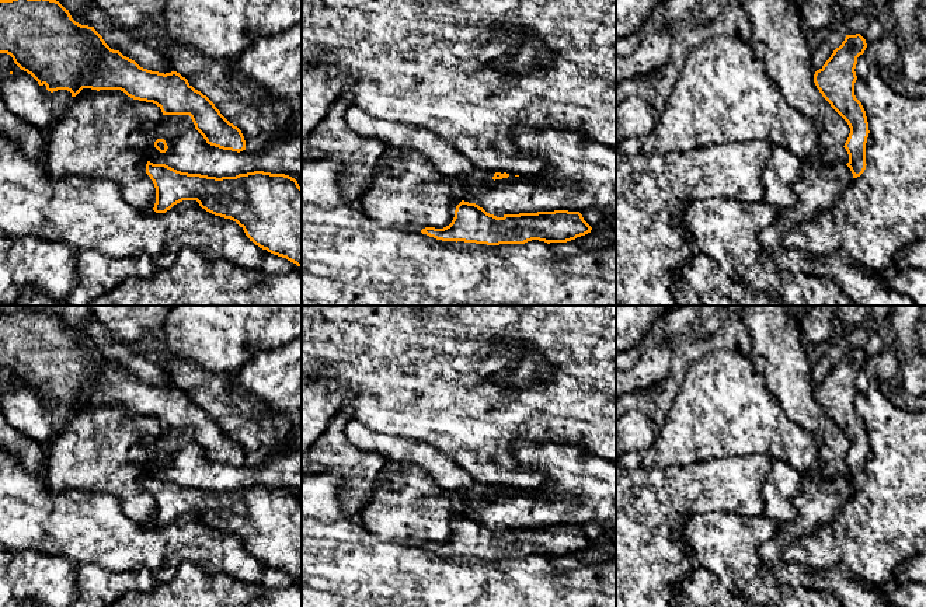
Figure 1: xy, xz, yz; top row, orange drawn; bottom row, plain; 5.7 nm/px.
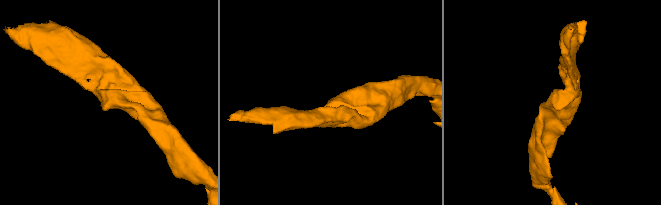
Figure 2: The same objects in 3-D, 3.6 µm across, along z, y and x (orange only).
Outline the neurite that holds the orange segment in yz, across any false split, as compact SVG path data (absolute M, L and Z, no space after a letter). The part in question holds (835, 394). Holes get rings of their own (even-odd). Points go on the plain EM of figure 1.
M846 349L839 362L833 364L825 378L815 386L814 397L831 421L847 436L850 442L845 463L849 468L846 478L853 492L866 484L866 457L868 451L868 436L861 416L854 409L857 371L867 362L860 349Z

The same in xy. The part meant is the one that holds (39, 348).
M17 311L11 314L0 314L0 367L7 367L14 377L28 388L31 388L39 400L53 407L67 404L76 411L83 402L91 404L121 404L128 411L139 415L156 418L163 429L189 429L195 443L203 450L208 458L232 465L246 464L246 454L241 444L230 437L215 418L195 404L185 391L177 386L159 387L140 381L135 374L123 370L119 364L111 363L94 341L76 336L69 324L59 315L51 313L28 313Z

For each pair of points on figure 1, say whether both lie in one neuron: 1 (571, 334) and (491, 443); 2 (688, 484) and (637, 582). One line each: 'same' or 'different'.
1: same
2: same

